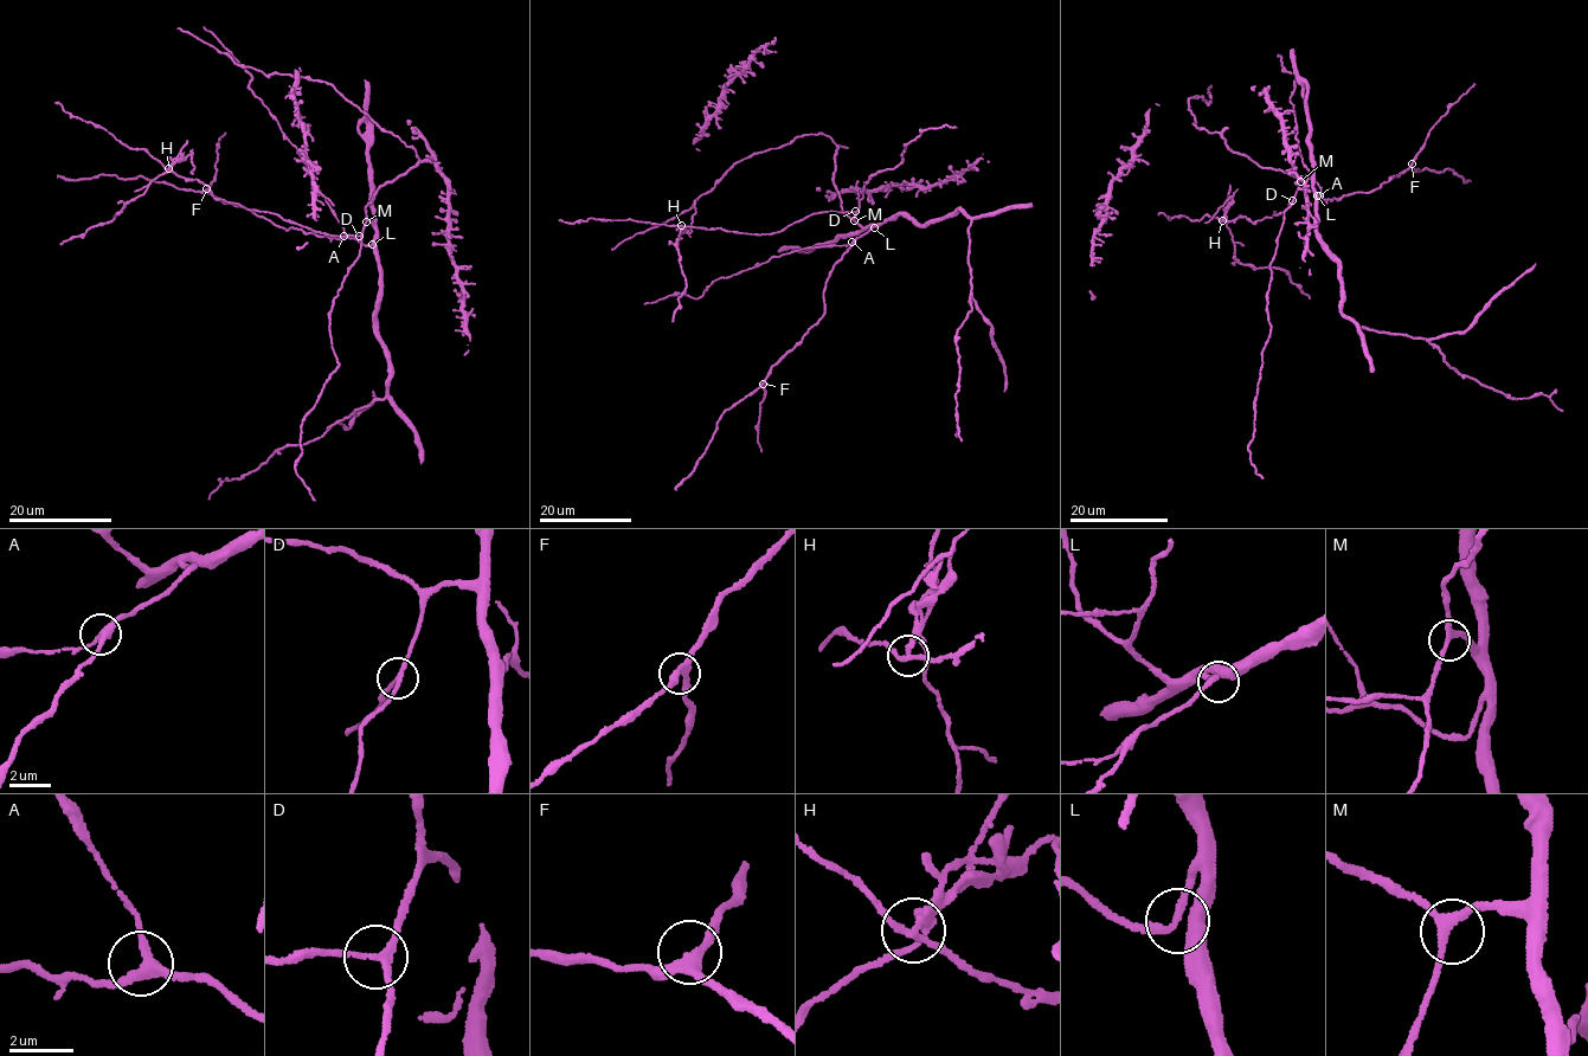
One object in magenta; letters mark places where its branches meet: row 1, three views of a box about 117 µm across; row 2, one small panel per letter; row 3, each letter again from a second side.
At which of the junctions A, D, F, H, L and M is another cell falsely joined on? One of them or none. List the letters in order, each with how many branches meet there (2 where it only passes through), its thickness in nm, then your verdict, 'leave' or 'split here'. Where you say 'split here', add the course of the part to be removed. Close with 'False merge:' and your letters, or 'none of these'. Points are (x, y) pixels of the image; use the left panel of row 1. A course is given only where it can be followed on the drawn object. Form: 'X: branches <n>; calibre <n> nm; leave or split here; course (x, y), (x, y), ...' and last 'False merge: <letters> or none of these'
A: branches 3; calibre 280 nm; leave
D: branches 3; calibre 170 nm; leave
F: branches 3; calibre 280 nm; leave
H: branches 3; calibre 190 nm; split here; course (168, 169), (149, 181), (147, 190), (126, 204), (114, 219), (59, 244)
L: branches 3; calibre 240 nm; leave
M: branches 3; calibre 240 nm; leave
False merge: H

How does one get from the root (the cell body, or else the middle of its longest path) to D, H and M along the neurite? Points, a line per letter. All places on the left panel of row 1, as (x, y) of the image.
D: (367, 205), (366, 225), (359, 236)
H: (367, 205), (362, 233), (335, 236), (275, 214), (213, 198), (209, 186), (168, 169)
M: (367, 205), (366, 221)

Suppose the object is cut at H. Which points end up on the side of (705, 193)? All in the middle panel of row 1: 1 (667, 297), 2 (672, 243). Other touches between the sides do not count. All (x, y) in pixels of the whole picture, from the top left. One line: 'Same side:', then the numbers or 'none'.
Same side: 1

